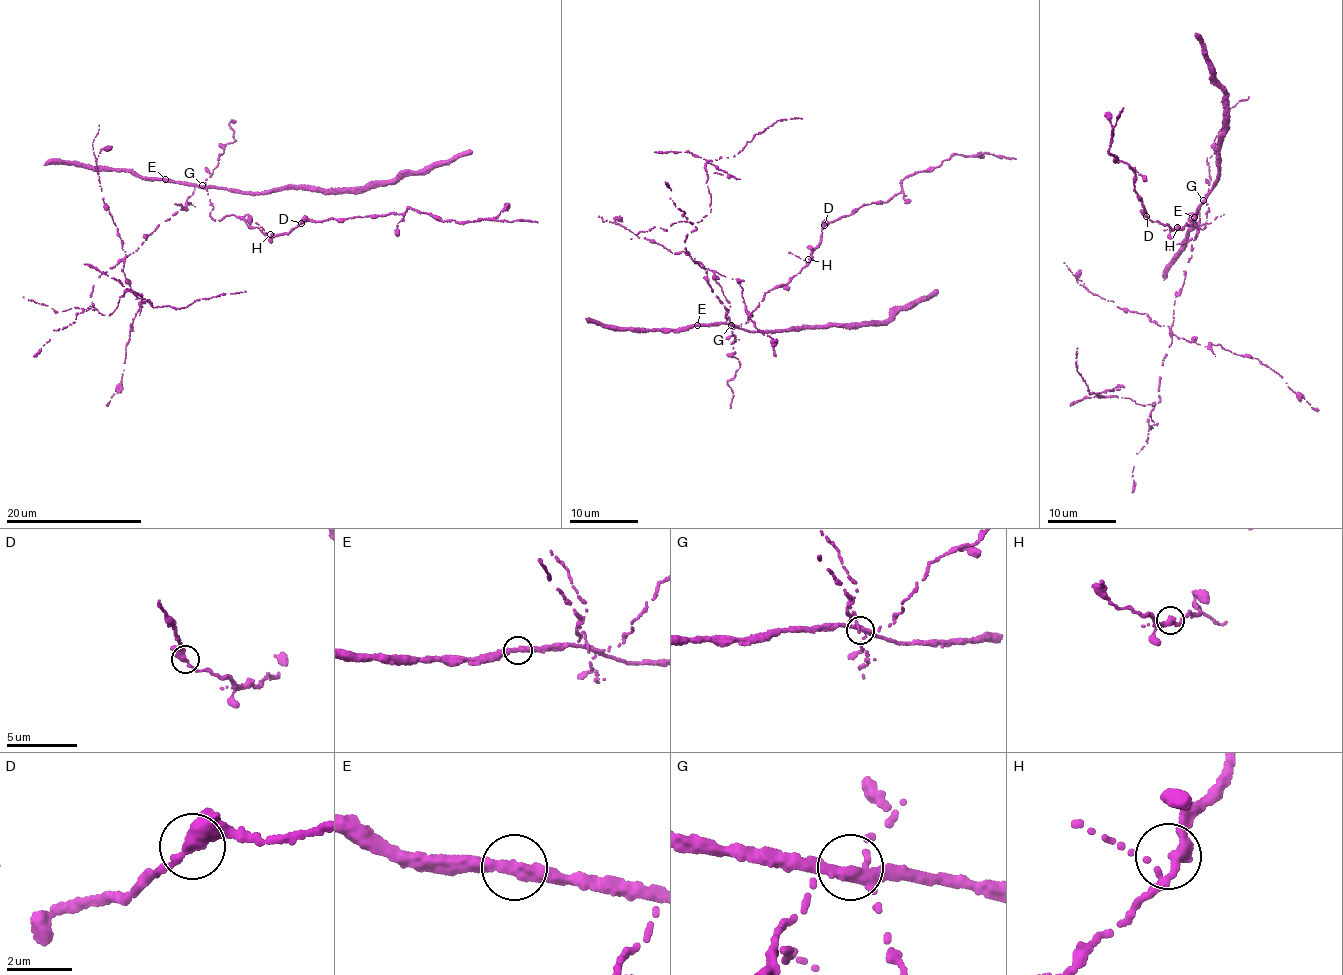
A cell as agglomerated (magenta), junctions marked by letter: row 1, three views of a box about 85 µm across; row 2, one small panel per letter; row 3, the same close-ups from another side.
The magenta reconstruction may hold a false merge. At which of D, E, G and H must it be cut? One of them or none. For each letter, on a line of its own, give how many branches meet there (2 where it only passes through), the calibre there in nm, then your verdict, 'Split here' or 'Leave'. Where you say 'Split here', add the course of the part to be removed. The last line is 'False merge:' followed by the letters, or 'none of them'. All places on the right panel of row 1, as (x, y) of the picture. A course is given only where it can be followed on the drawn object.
D: Branches: 3. Thickness 320 nm. Leave
E: Branches: 2. Thickness 360 nm. Leave
G: Branches: 3. Thickness 280 nm. Split here. Course of the part to remove: (1202, 200), (1173, 310), (1160, 398), (1141, 405), (1090, 393), (1076, 369), (1077, 347)
H: Branches: 2. Thickness 320 nm. Leave
False merge: G

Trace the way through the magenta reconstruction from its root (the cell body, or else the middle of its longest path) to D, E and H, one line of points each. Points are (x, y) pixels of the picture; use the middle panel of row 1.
D: (726, 317), (727, 322), (745, 322), (763, 295), (786, 283), (810, 261), (824, 225)
E: (726, 317), (724, 323), (697, 325)
H: (726, 317), (727, 322), (738, 325), (745, 322), (762, 301), (763, 295), (786, 283), (808, 259)

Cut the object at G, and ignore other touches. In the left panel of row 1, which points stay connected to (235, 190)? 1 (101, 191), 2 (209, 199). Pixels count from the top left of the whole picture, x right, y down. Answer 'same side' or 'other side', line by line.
1: other side
2: same side

